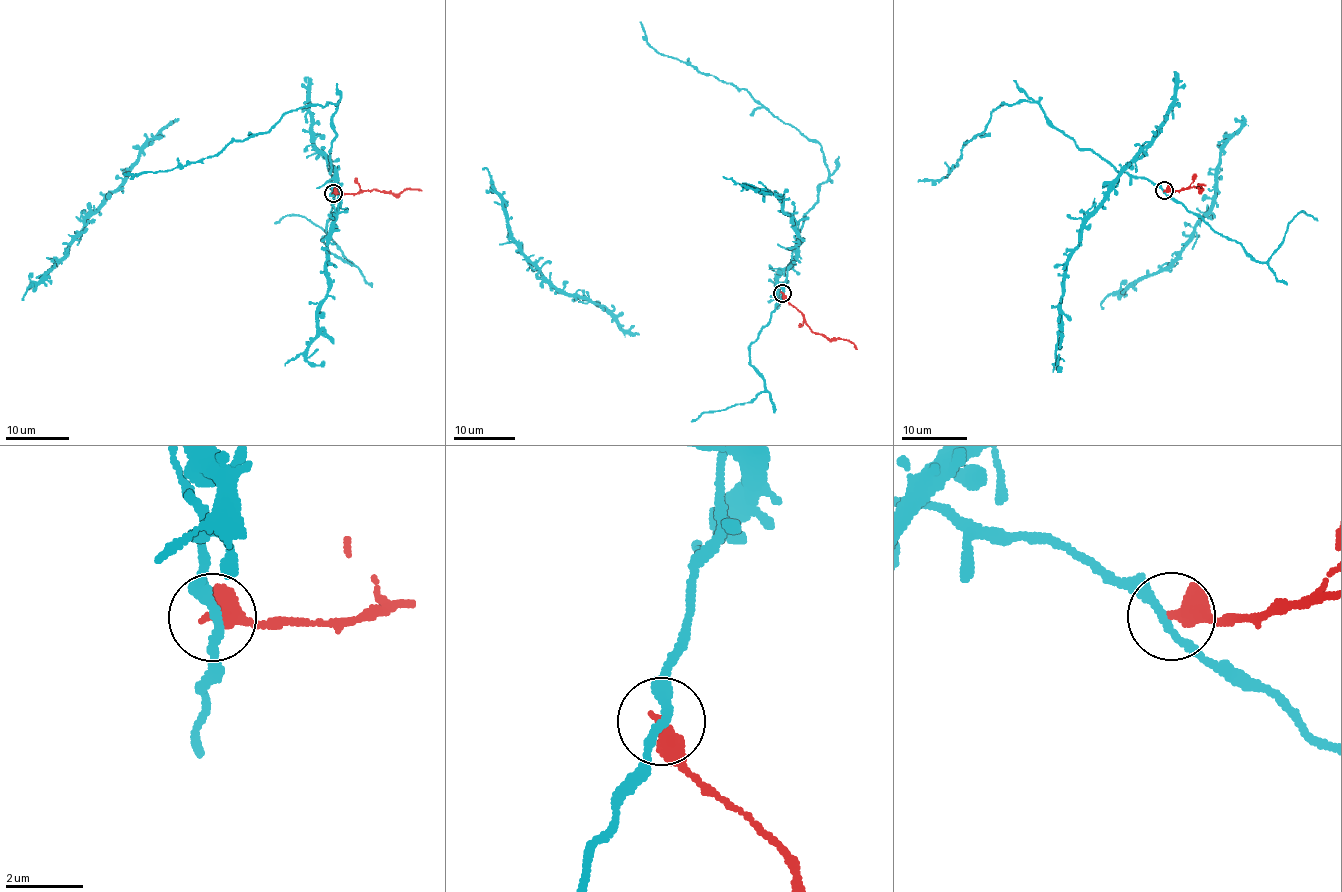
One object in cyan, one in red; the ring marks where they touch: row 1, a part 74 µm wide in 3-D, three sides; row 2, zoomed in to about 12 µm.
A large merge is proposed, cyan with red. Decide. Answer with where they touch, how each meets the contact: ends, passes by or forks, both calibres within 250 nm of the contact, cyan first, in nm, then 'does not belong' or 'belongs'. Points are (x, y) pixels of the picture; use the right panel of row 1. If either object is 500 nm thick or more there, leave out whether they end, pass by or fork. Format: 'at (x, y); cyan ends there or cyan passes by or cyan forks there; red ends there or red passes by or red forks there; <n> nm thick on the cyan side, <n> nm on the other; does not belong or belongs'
at (1164, 190); 240 nm thick on the cyan side, 500 nm on the other; does not belong

